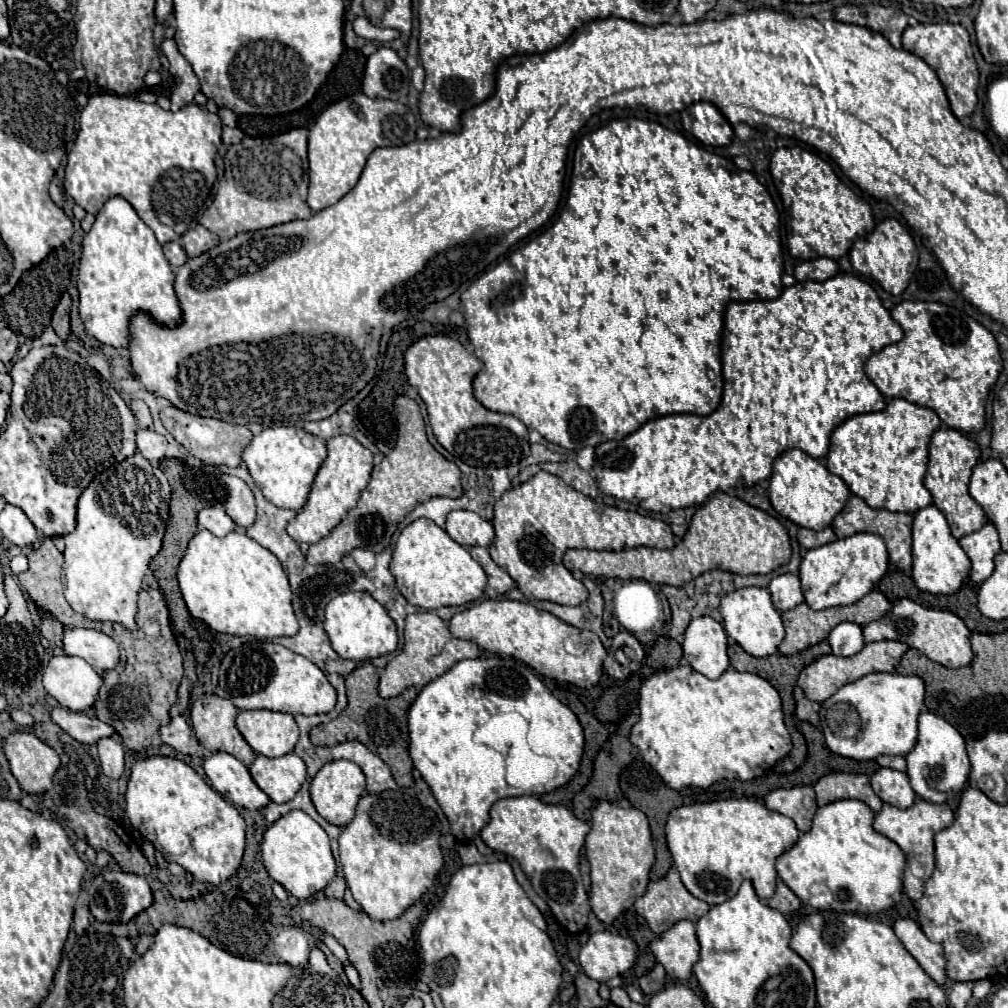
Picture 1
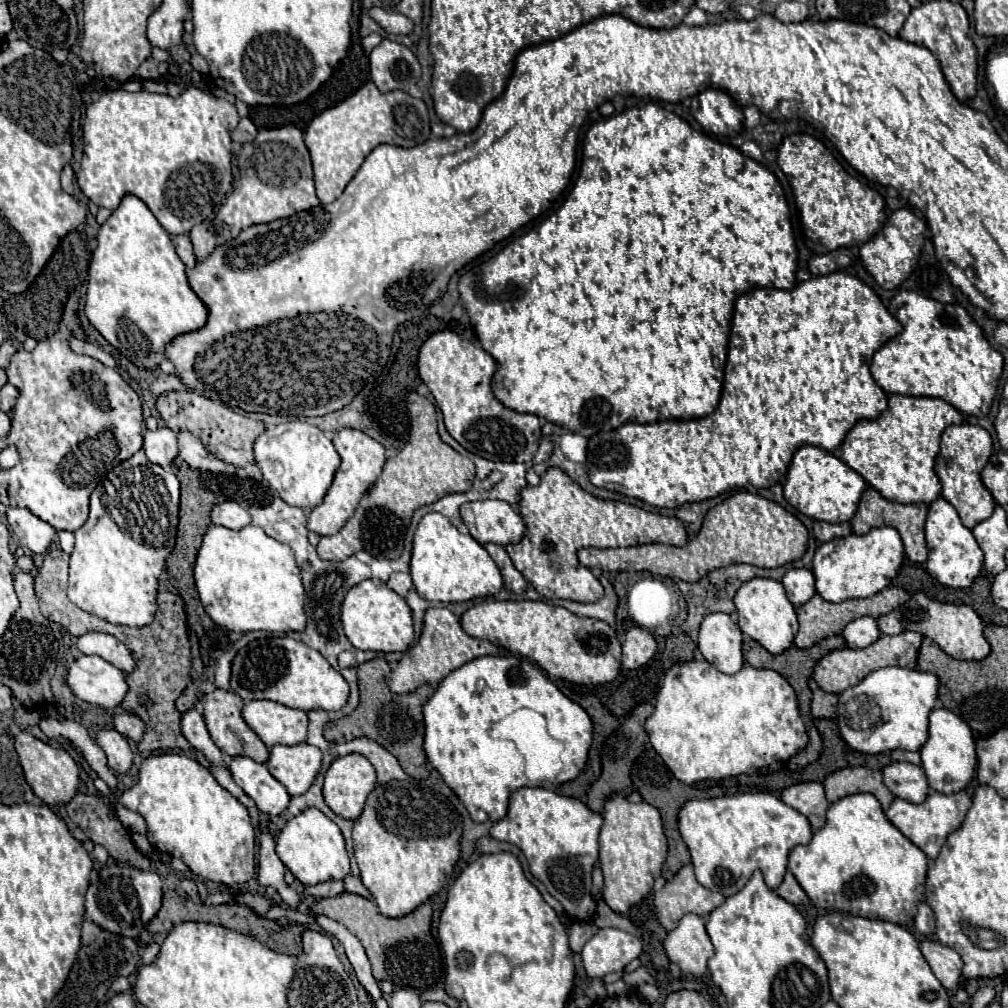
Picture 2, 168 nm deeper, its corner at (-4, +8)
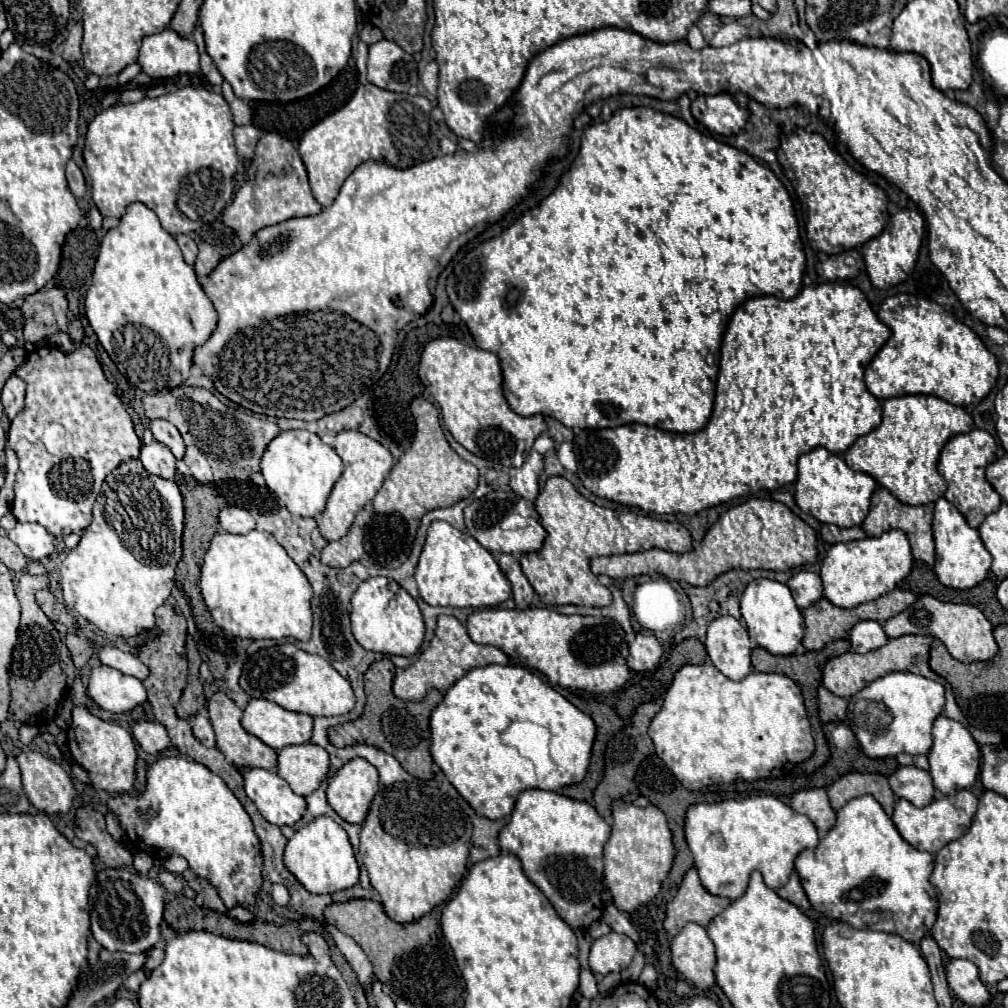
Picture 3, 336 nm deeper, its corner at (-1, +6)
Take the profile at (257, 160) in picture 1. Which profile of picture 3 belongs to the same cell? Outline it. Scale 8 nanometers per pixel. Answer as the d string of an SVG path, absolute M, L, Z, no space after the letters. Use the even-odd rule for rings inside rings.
M265 133L255 149L253 157L253 177L235 193L233 203L223 213L223 223L231 227L243 245L251 241L255 231L293 219L293 217L305 217L305 215L317 215L321 213L321 205L311 195L309 183L307 183L307 171L305 165L297 153L297 149L291 145L291 141L279 137L277 133Z

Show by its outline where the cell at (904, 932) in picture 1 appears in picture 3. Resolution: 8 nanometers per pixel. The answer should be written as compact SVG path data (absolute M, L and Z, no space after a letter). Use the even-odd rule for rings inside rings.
M949 959L945 965L947 983L971 1007L985 1007L991 999L989 989L979 979L979 969L975 963L965 959Z

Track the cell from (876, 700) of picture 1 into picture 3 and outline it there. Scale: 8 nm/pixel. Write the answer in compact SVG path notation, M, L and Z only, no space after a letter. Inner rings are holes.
M889 673L857 695L849 697L851 711L847 725L857 735L869 757L895 757L899 753L927 755L933 745L931 727L945 707L945 687L939 681L913 673Z

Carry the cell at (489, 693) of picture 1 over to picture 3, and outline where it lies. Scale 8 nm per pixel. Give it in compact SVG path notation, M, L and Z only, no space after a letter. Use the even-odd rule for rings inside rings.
M487 665L471 669L445 693L445 699L431 713L431 739L433 761L475 813L487 819L503 819L511 815L519 793L525 789L558 791L585 779L595 723L533 671L517 665Z

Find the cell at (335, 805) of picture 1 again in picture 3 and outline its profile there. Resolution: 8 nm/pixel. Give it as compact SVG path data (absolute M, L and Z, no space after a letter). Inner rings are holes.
M351 759L329 781L327 799L347 823L363 823L379 791L379 773L367 759Z

